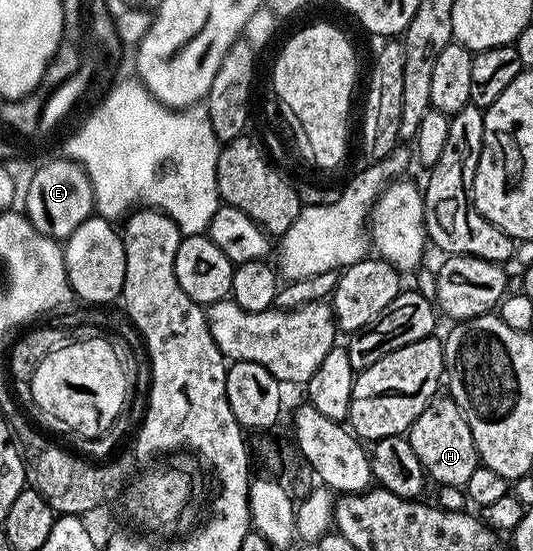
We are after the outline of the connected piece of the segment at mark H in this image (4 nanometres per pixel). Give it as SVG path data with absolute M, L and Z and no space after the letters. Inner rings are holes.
M439 395L428 406L424 406L420 418L412 422L408 439L416 458L422 463L425 475L438 484L461 489L468 482L472 470L480 466L476 442L472 442L472 430L468 430L468 422L460 406L456 406L449 395Z

